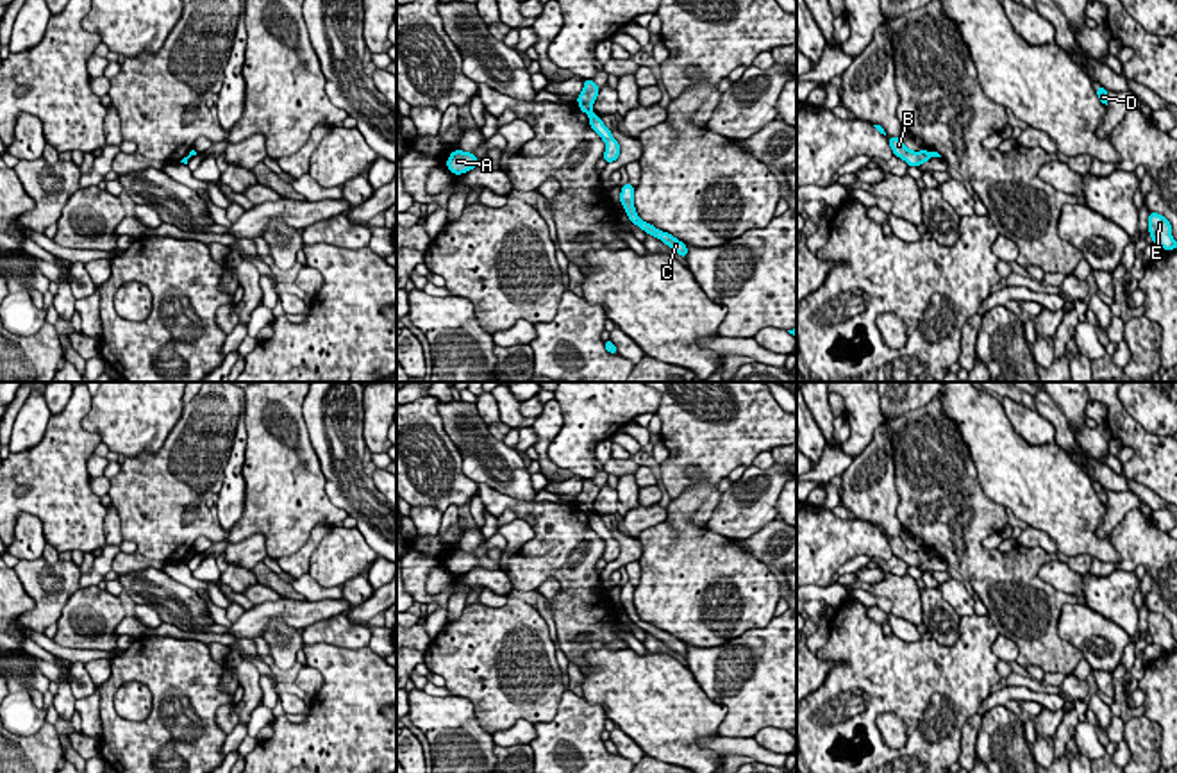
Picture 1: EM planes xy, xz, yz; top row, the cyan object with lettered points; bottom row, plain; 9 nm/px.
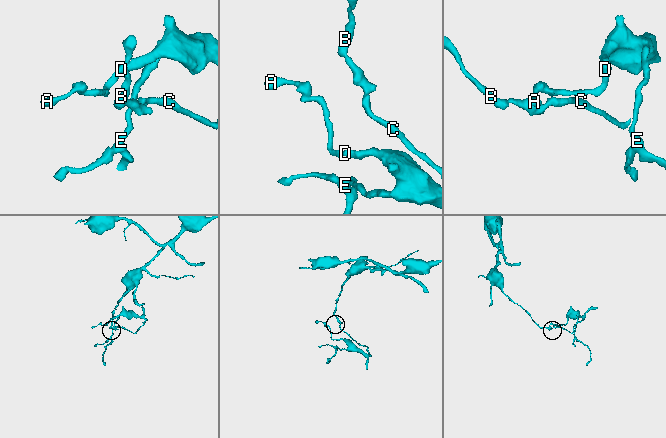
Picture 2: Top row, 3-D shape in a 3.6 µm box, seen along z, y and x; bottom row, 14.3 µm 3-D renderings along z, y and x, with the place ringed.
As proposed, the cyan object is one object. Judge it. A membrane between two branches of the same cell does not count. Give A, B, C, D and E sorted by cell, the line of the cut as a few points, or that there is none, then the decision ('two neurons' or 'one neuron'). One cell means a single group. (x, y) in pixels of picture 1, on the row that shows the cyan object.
A C D E / B | xz (592, 113), (588, 115) | two neurons

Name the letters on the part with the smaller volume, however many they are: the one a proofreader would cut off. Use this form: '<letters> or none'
A, C, D, E

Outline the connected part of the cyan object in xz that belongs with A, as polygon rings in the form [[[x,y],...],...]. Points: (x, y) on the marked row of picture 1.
[[[454,150],[450,154],[450,157],[447,159],[447,168],[454,173],[454,175],[461,175],[461,173],[468,173],[470,170],[479,166],[479,159],[470,154],[470,152],[463,152],[463,150]]]

